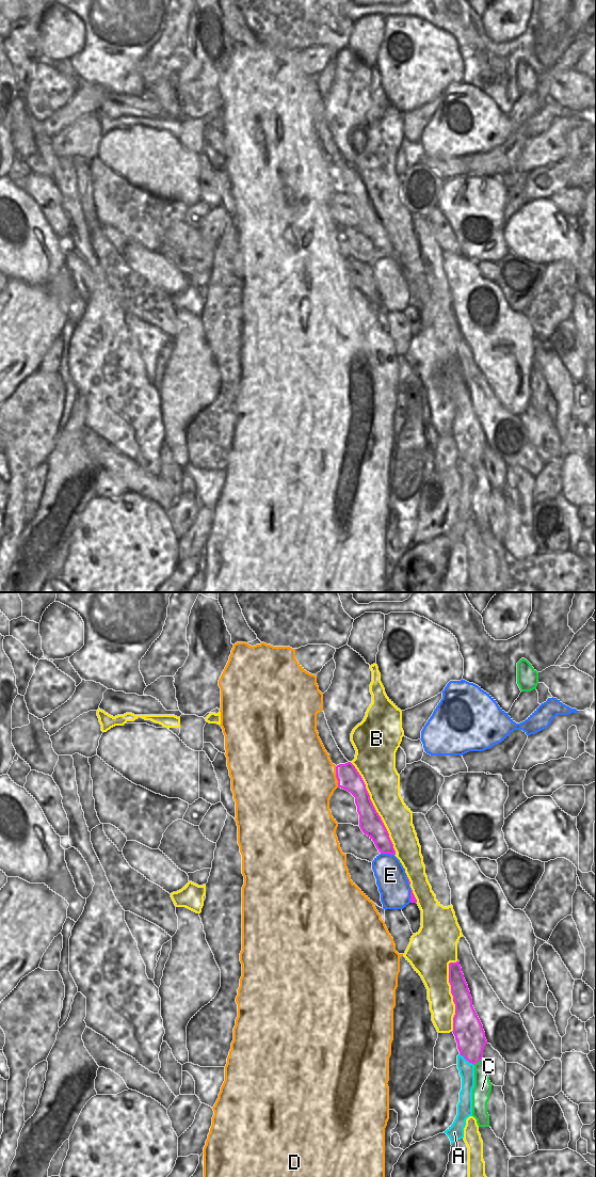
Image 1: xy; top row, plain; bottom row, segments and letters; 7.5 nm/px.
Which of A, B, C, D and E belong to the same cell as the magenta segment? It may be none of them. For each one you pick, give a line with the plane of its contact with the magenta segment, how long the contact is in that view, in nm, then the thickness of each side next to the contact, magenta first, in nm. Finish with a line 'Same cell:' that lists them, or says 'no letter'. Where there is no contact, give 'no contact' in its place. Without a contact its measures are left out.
Same cell: no letter

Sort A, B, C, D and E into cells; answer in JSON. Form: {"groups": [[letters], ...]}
{"groups": [["A"], ["B"], ["C"], ["D"], ["E"]]}

